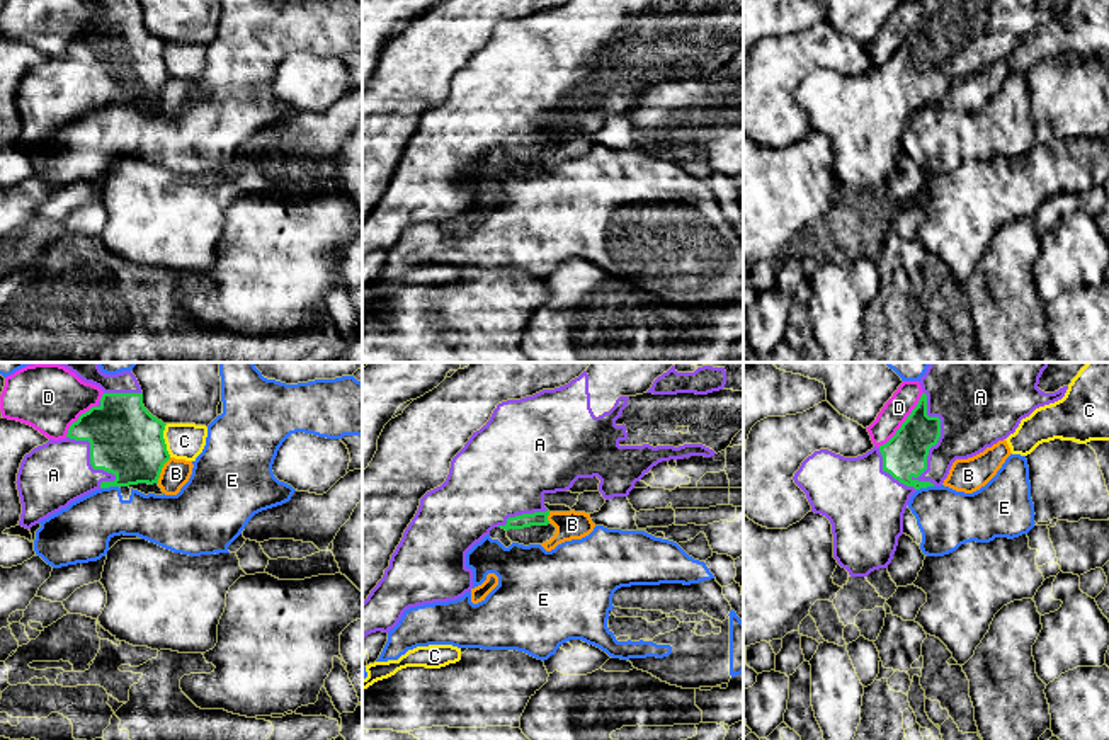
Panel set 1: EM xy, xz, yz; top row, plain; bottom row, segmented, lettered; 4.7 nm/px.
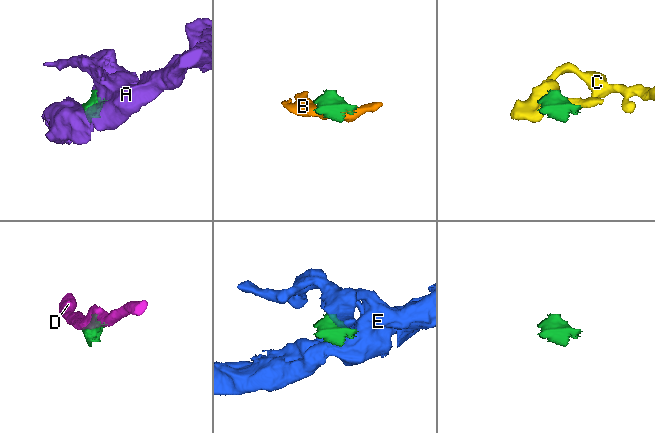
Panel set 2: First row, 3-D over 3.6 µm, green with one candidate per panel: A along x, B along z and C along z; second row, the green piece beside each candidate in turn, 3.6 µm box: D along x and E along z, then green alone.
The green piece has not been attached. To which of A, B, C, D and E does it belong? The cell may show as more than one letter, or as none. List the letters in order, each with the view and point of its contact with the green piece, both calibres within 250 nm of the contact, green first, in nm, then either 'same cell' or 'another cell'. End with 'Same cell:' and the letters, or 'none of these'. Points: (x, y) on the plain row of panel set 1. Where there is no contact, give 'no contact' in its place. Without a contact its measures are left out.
A: yz (938, 58) | 200/320 nm | same cell
B: xy (160, 89) | 340/140 nm | another cell
C: xy (164, 60) | 340/180 nm | another cell
D: yz (905, 39) | 200/120 nm | another cell
E: xy (109, 104) | 340/260 nm | another cell
Same cell: A

